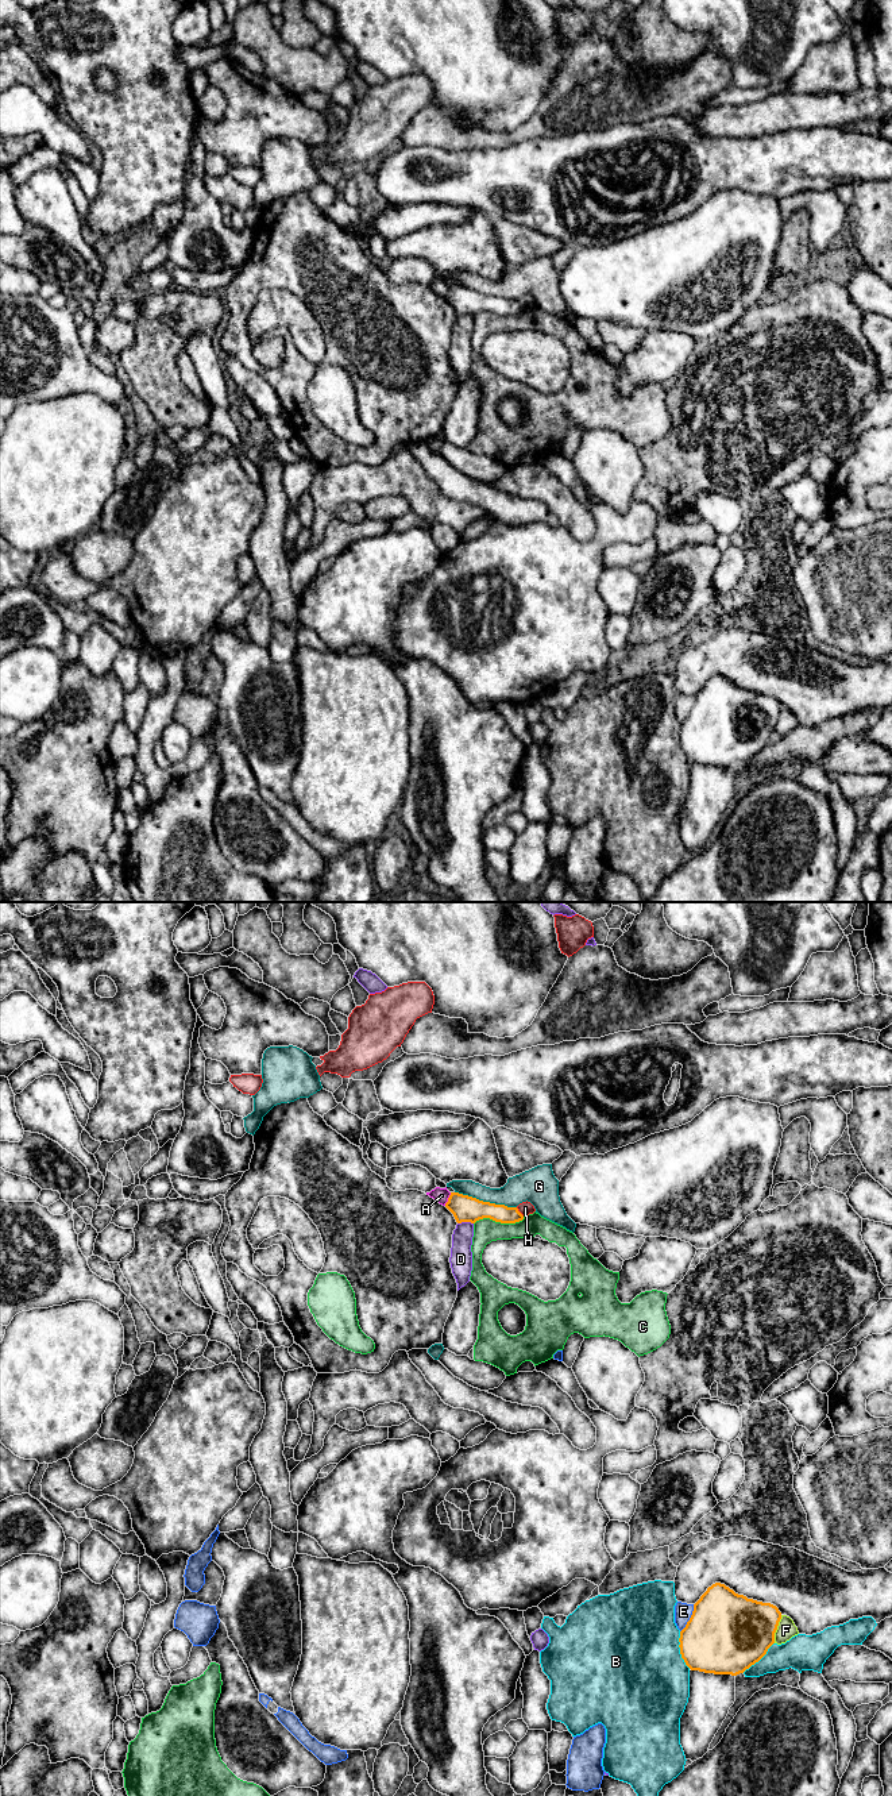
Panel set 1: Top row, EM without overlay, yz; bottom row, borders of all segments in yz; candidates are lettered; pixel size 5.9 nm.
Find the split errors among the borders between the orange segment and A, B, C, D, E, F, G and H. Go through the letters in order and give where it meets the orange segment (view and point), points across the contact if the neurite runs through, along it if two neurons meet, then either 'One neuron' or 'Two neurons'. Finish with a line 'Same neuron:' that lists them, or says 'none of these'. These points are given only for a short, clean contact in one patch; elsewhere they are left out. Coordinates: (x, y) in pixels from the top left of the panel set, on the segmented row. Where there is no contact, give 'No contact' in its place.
A: Touches orange at yz (448, 1199). Boundary: yz (451, 1193), (444, 1205). Two neurons
B: Touches orange at yz (680, 1650). Two neurons
C: Touches orange at yz (498, 1221). Two neurons
D: Touches orange at yz (464, 1221). Two neurons
E: Touches orange at yz (690, 1618). Two neurons
F: Touches orange at yz (776, 1629). Two neurons
G: Touches orange at yz (486, 1202). Two neurons
H: Touches orange at yz (518, 1211). Boundary: yz (516, 1207), (524, 1216). Two neurons
Same neuron: none of these

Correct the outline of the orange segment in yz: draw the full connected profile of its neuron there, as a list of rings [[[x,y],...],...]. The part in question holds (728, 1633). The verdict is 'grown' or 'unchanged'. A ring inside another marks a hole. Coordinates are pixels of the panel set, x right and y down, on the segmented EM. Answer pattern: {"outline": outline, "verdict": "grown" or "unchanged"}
{"outline": [[[715,1583],[694,1604],[686,1627],[680,1631],[681,1658],[691,1670],[737,1676],[758,1662],[775,1643],[781,1612],[771,1603],[762,1603],[735,1593]]], "verdict": "unchanged"}

